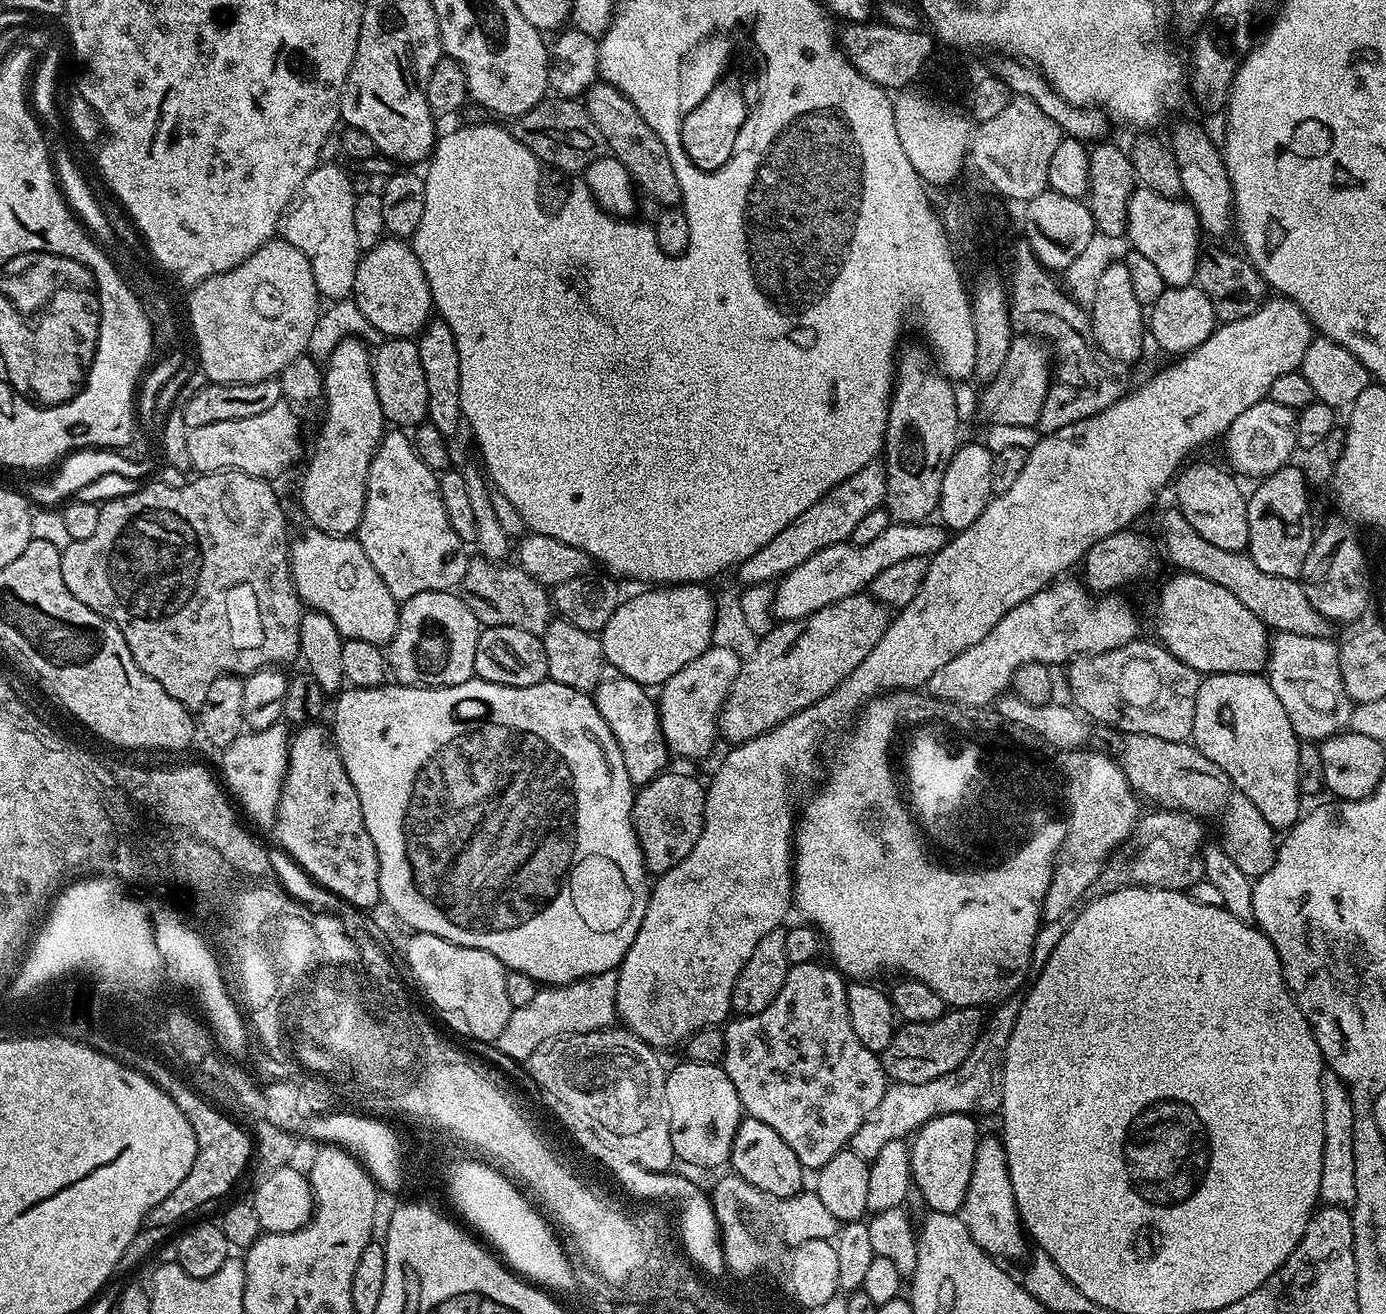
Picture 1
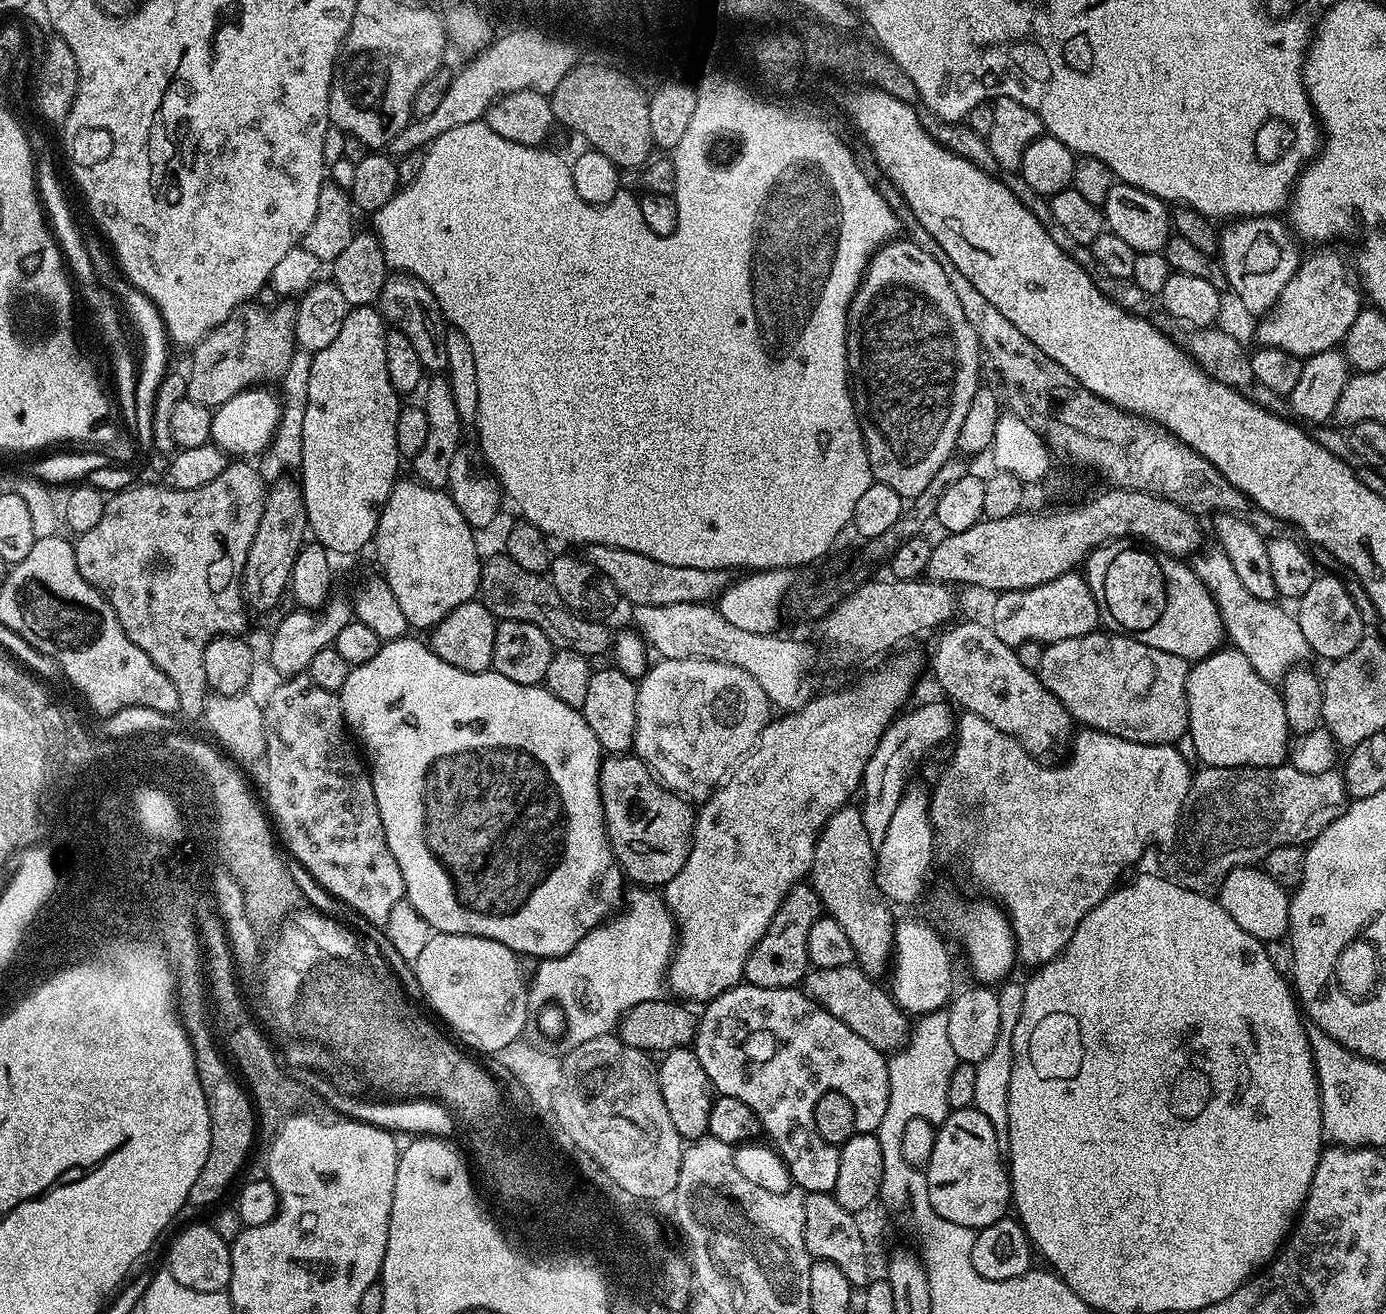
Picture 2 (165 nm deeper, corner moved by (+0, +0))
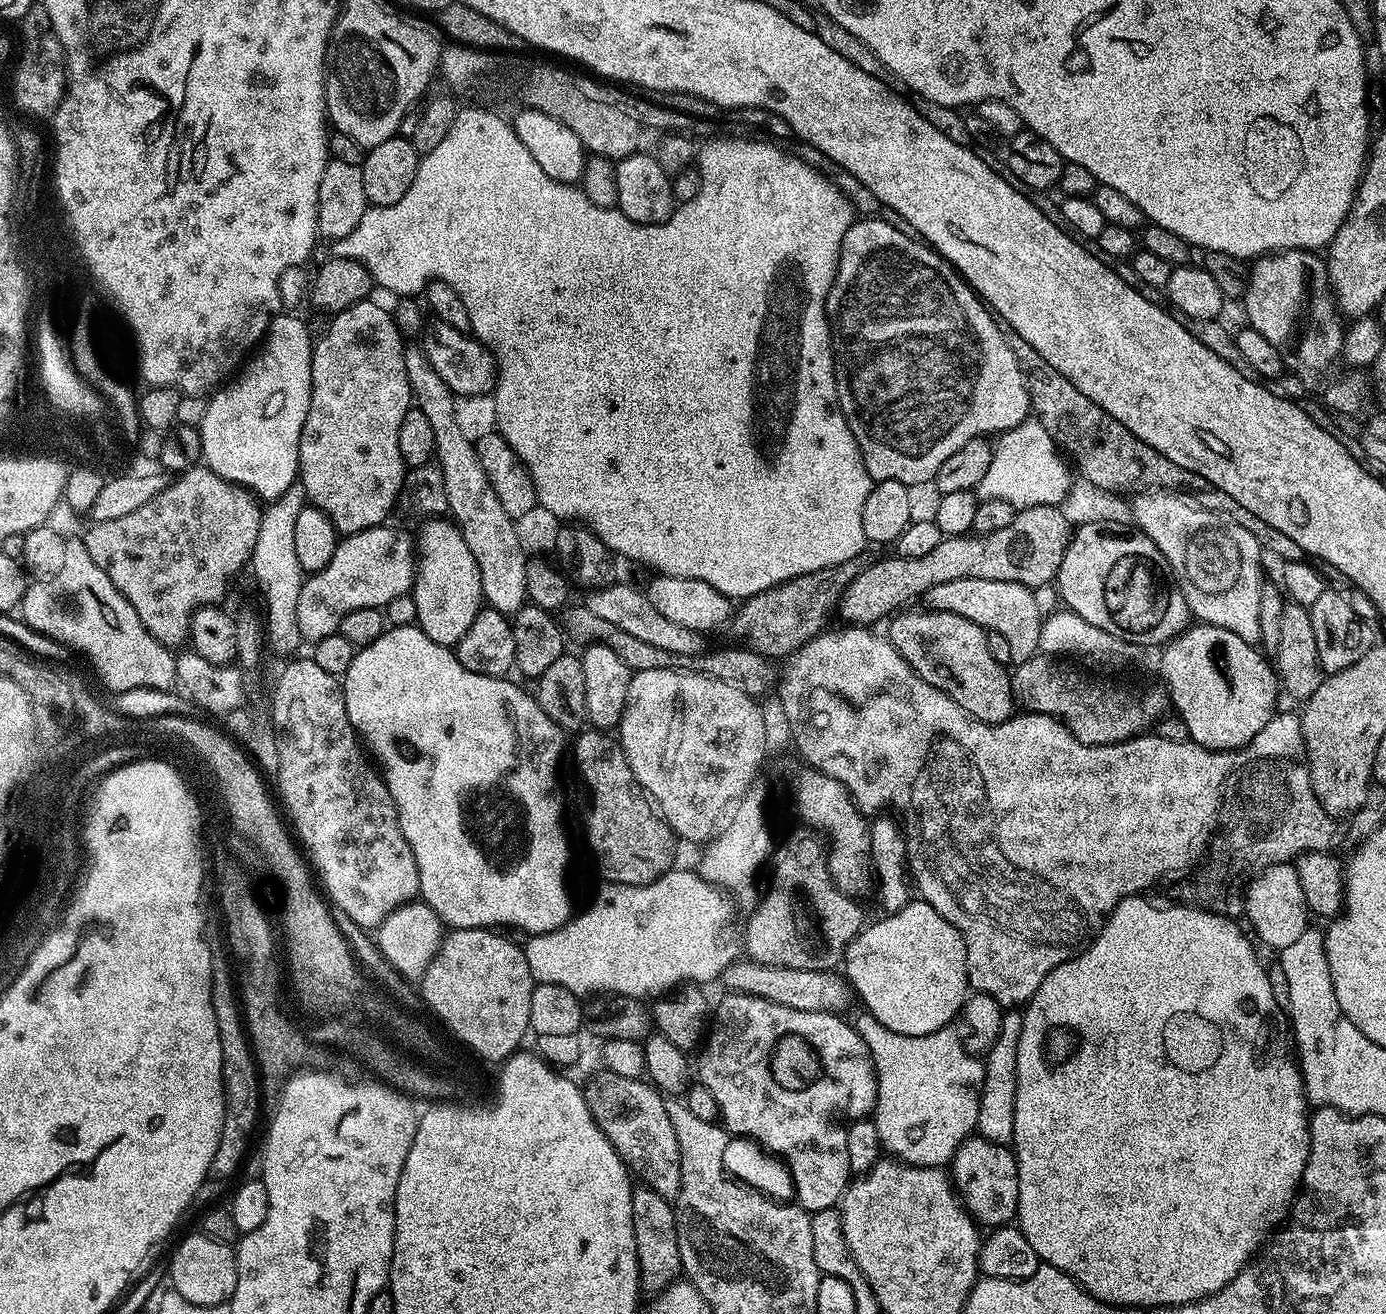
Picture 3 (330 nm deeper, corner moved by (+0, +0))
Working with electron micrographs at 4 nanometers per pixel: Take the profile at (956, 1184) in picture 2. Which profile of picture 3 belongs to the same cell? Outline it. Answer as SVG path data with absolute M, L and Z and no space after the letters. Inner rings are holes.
M969 1138L952 1157L950 1175L965 1202L965 1207L981 1225L1003 1226L1015 1217L1018 1166L1016 1153L1011 1147L983 1138Z

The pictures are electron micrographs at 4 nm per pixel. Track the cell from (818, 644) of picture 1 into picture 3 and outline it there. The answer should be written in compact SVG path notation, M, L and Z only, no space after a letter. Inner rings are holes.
M958 578L954 582L938 582L938 586L928 591L926 603L929 609L964 616L967 620L974 621L980 628L998 633L1006 649L1006 656L1008 652L1009 658L1012 659L1011 663L1017 665L1026 662L1040 652L1042 611L1040 612L1040 604L1036 601L1036 596L1037 593L1033 589L1018 582L998 582L986 578Z

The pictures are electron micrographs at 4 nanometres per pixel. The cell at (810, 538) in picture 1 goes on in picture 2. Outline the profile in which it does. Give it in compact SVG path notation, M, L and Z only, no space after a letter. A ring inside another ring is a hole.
M589 544L583 549L583 559L593 564L610 582L614 582L617 597L629 600L632 606L674 606L682 602L703 604L721 596L734 580L726 568L698 570L694 566L666 566L666 562L654 562L646 554L634 554L634 550L622 550L618 546Z

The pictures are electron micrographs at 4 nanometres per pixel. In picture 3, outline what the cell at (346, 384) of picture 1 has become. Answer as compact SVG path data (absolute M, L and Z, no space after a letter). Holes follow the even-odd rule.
M367 298L335 313L324 337L315 341L310 410L300 435L299 483L304 484L311 507L323 510L340 534L381 527L392 508L394 512L397 507L406 475L406 465L398 450L398 429L414 404L403 358L406 340L393 313L371 302Z

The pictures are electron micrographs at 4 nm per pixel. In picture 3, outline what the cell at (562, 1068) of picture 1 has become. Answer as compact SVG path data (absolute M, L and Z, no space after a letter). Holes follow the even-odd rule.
M611 1074L604 1078L583 1089L597 1126L604 1131L621 1160L640 1167L647 1187L662 1194L662 1198L675 1201L680 1192L680 1143L674 1138L674 1126L670 1126L670 1118L666 1116L665 1099L643 1079L631 1080Z

